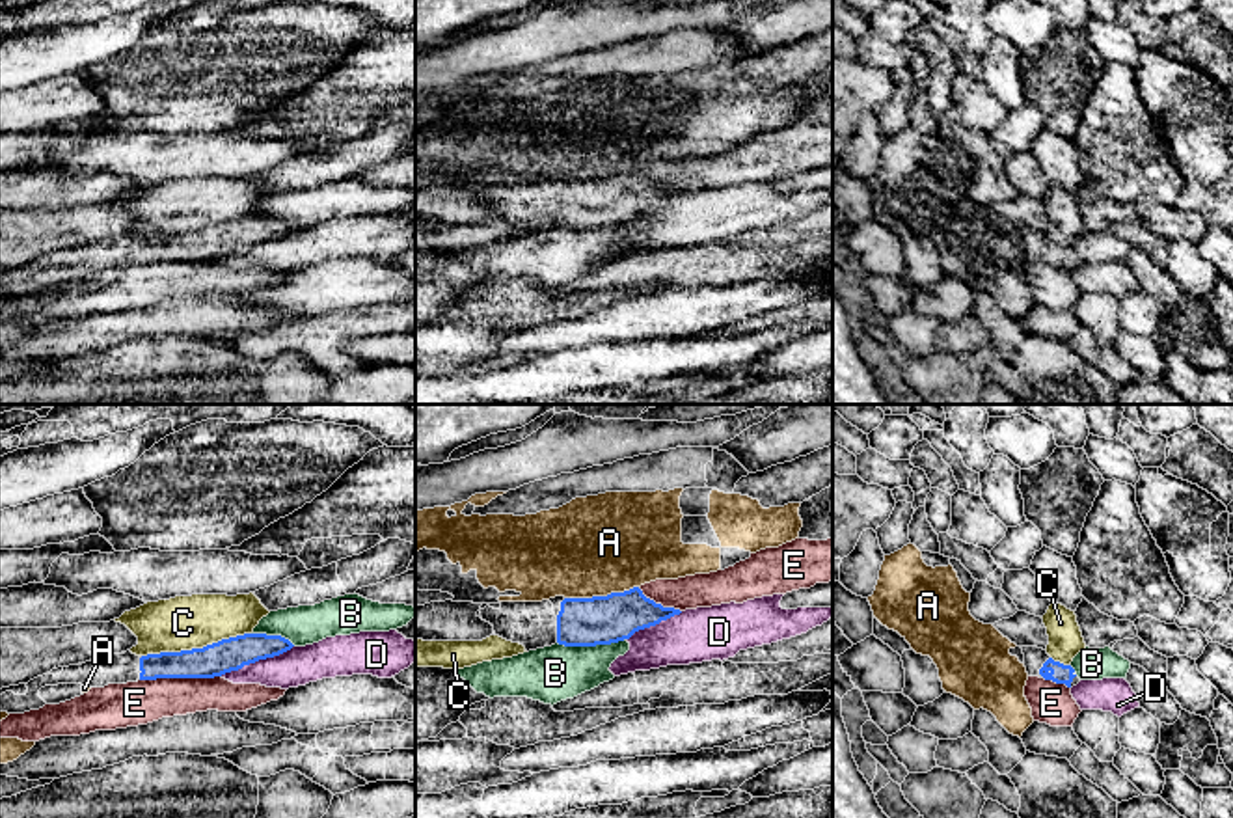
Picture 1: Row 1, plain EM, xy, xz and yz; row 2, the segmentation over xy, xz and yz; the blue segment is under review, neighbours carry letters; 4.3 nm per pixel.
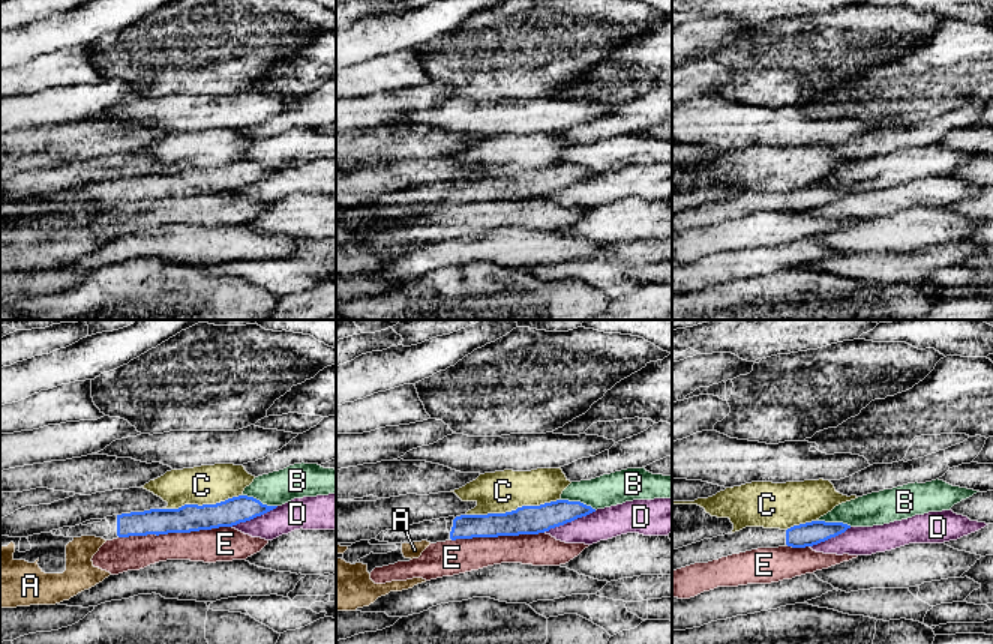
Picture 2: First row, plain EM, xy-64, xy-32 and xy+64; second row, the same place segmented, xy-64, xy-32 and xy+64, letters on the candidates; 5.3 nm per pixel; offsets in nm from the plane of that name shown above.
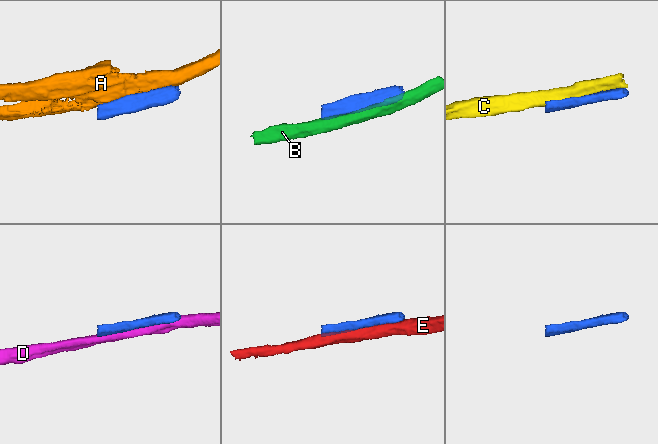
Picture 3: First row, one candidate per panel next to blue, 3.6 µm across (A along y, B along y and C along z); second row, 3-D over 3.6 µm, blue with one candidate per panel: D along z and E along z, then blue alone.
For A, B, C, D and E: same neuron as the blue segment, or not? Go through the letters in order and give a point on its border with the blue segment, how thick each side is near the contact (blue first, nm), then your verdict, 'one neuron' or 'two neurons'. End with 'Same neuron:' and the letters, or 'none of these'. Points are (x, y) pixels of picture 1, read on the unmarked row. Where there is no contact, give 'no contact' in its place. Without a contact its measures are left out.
A: meets blue in xz at (600, 179); 200 nm thick on the blue side, 440 nm on the other; two neurons
B: meets blue in xz at (591, 228); 200 nm thick on the blue side, 240 nm on the other; two neurons
C: meets blue in xy at (196, 231); 140 nm thick on the blue side, 240 nm on the other; two neurons
D: meets blue in xy at (256, 243); 140 nm thick on the blue side, 160 nm on the other; two neurons
E: meets blue in xy at (179, 259); 140 nm thick on the blue side, 190 nm on the other; two neurons
Same neuron: none of these

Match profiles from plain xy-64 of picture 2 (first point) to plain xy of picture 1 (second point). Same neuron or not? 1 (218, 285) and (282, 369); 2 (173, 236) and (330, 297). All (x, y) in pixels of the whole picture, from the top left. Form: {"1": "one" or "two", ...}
{"1": "one", "2": "two"}

